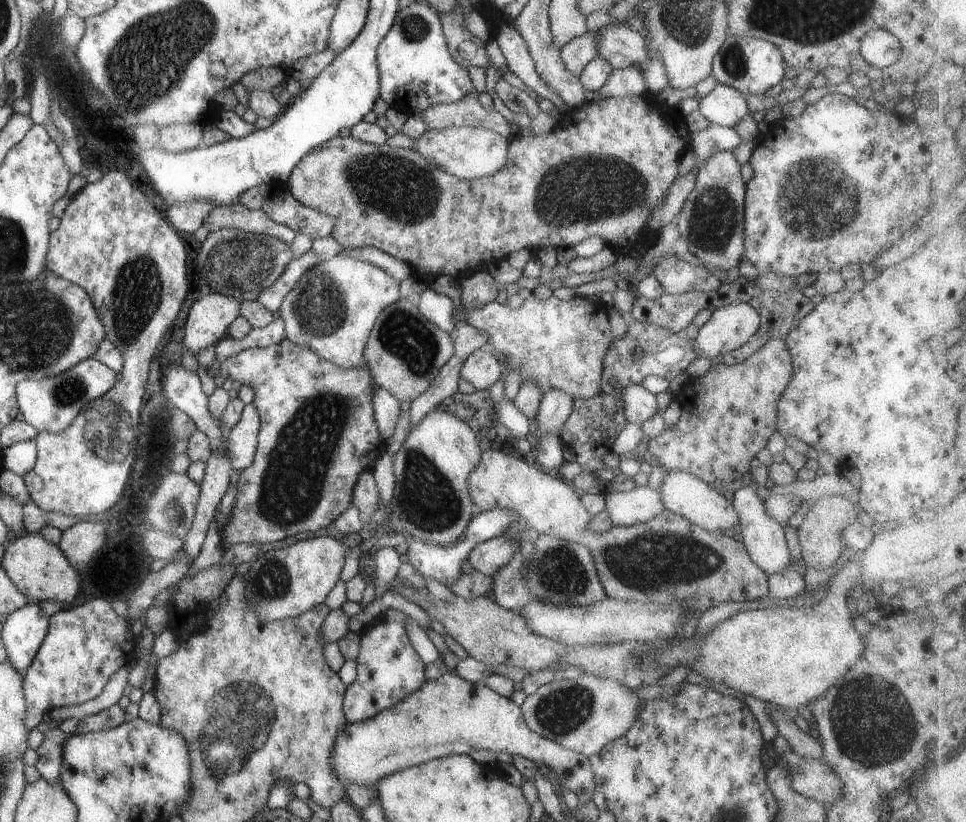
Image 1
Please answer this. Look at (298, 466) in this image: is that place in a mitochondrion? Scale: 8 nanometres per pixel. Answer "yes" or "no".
yes

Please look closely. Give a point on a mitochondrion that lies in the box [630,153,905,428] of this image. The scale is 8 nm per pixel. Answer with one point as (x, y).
(711, 220)

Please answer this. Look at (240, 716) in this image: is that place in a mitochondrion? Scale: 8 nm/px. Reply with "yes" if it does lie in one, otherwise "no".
yes

